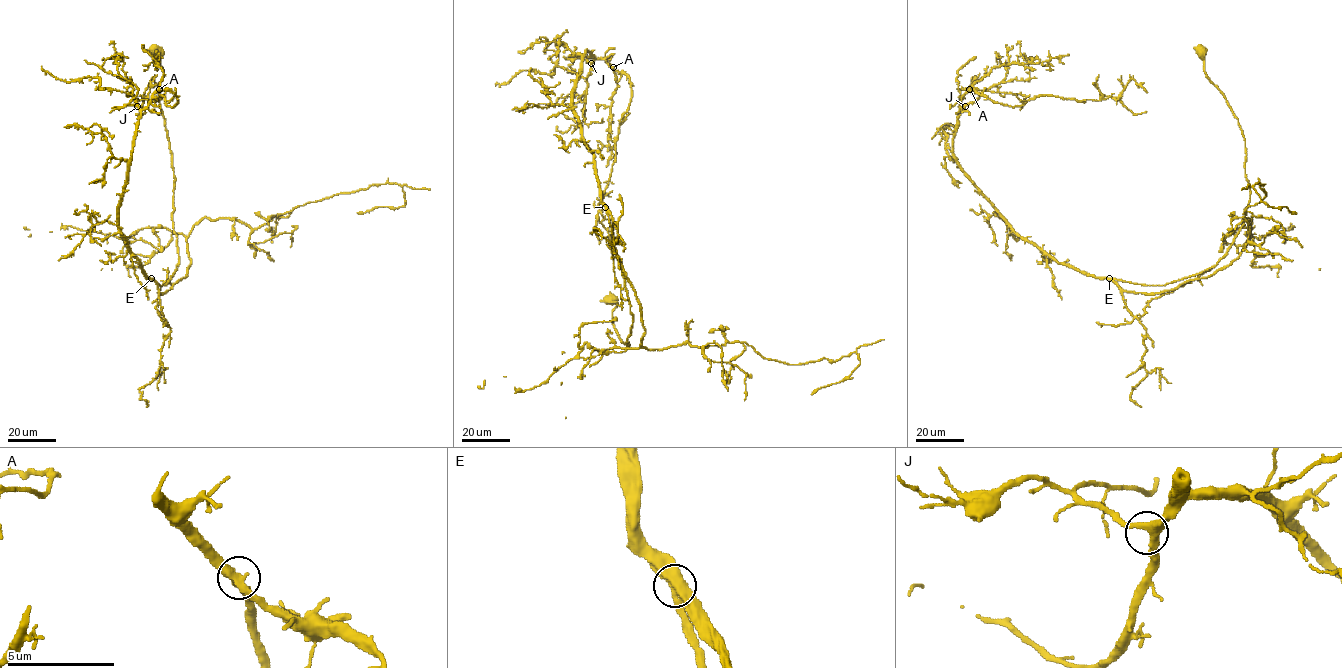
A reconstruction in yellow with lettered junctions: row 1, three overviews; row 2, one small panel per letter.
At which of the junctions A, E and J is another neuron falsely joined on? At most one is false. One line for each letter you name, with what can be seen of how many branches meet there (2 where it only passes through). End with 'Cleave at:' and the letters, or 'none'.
Cleave at: none

